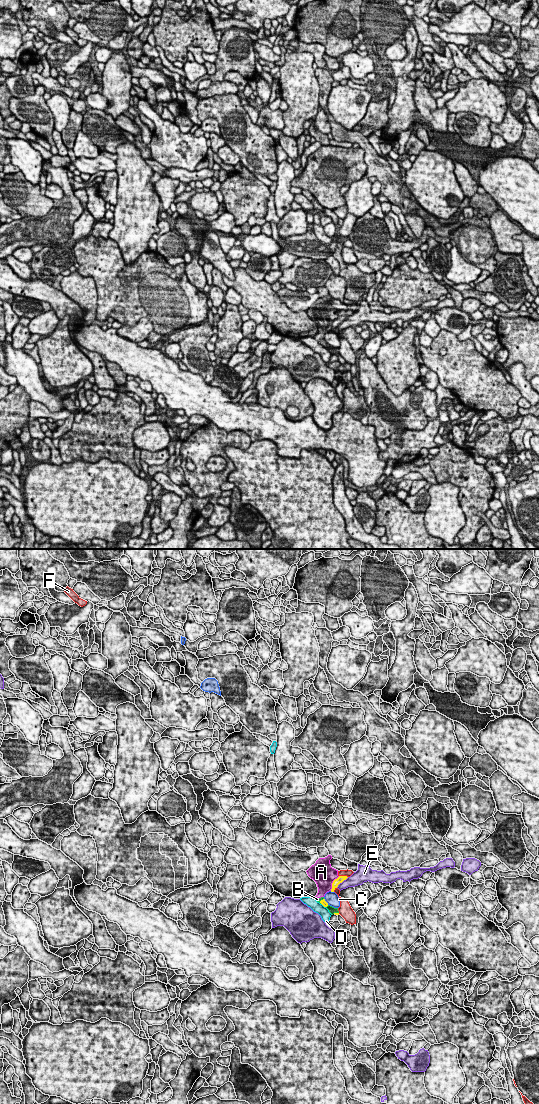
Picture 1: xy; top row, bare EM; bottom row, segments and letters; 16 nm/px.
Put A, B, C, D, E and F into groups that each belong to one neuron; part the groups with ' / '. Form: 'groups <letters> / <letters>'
groups A B / C / D / E / F

